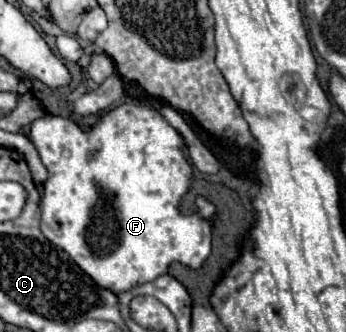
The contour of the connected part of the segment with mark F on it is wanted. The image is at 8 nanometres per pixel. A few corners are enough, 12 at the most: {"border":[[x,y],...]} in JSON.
{"border":[[121,103],[47,115],[41,231],[121,293],[209,257],[183,135]]}

